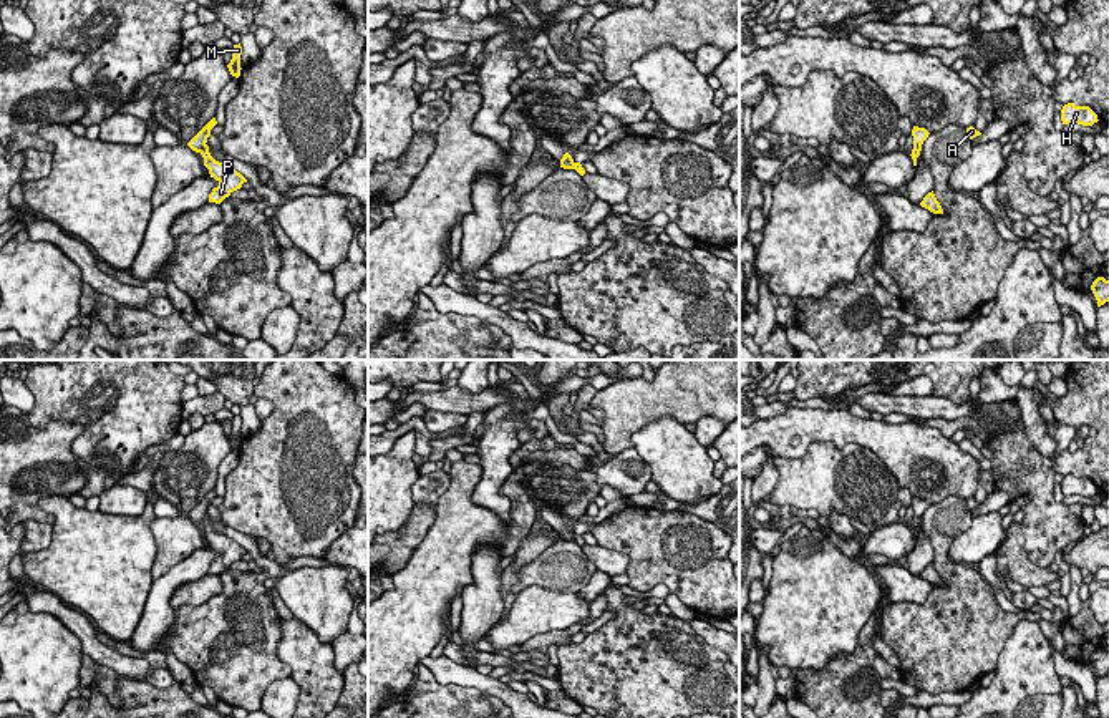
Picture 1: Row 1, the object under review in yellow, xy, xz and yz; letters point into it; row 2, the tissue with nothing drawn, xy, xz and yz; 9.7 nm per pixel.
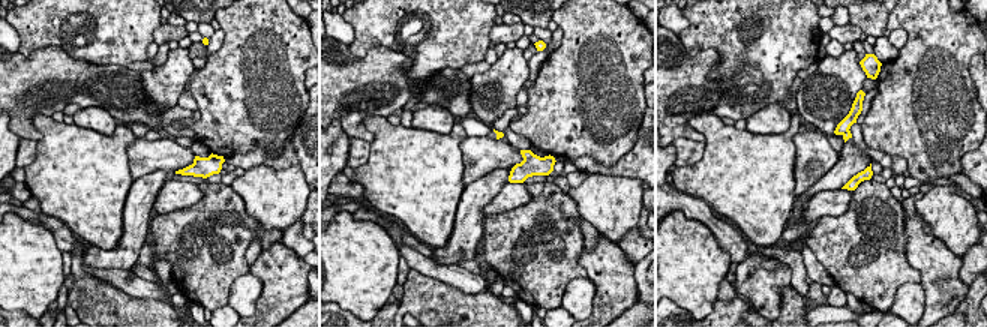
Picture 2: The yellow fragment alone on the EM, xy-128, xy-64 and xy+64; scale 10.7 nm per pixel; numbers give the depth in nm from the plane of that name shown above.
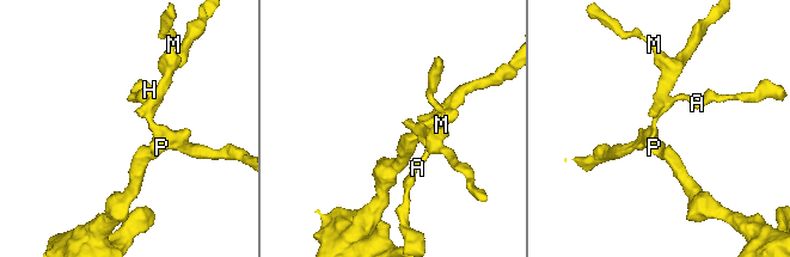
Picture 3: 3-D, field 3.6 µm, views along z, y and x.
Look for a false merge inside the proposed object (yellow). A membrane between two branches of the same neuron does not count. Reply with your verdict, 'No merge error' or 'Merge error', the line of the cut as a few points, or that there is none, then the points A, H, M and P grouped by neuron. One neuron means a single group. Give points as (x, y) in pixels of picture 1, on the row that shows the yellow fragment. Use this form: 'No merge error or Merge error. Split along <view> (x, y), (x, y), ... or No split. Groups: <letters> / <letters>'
Merge error. Split along xy (206, 145), (199, 151). Groups: A H P / M

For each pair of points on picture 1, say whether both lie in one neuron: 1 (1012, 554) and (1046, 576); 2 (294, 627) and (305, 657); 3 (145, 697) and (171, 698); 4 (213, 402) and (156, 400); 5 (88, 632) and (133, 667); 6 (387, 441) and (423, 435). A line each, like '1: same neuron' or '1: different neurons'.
1: same neuron
2: same neuron
3: same neuron
4: different neurons
5: same neuron
6: same neuron

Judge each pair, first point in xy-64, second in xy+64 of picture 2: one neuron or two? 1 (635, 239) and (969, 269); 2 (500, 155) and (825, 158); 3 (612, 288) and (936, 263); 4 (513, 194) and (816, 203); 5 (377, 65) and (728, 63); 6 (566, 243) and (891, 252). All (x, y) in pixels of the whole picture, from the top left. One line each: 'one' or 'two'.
1: one
2: one
3: one
4: one
5: two
6: one

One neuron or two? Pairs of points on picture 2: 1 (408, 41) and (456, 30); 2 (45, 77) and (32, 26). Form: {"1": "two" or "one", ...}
{"1": "one", "2": "two"}

